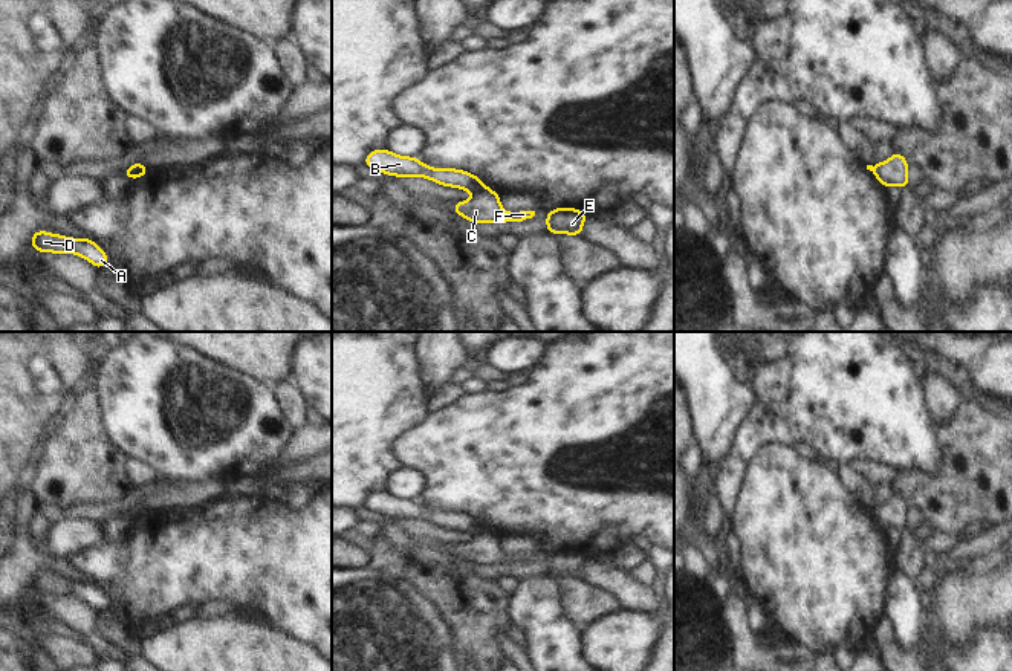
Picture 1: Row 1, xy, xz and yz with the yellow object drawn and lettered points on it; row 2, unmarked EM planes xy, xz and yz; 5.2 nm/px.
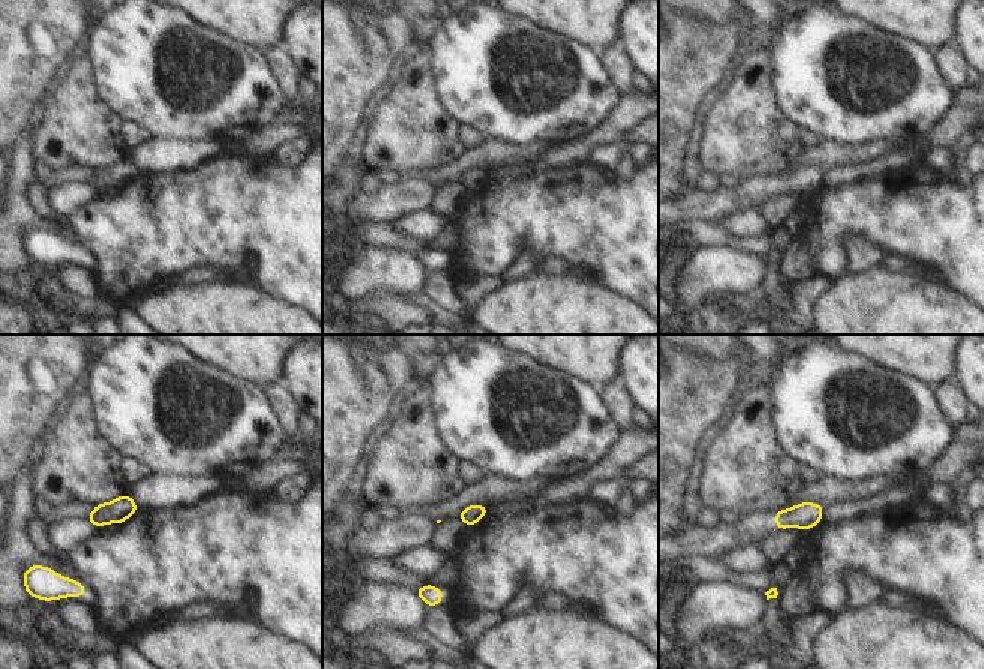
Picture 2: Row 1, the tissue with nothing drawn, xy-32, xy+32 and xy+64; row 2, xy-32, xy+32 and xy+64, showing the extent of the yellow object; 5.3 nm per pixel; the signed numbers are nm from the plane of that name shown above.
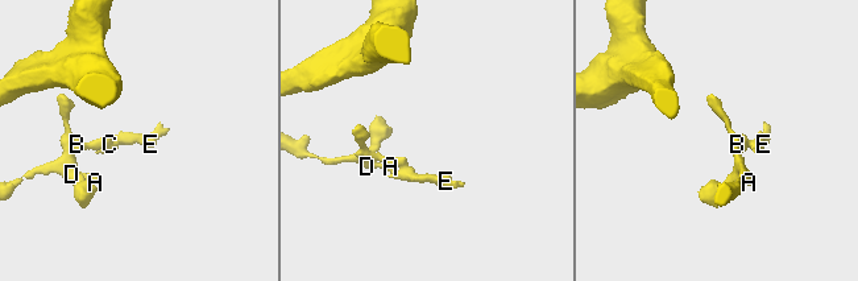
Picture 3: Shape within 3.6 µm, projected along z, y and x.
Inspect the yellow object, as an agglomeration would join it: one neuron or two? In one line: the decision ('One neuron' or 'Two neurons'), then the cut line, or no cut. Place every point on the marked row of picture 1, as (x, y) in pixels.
Two neurons. Split along xz (486, 188), (474, 194).

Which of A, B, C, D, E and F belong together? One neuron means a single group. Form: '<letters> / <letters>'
A B D / C E F

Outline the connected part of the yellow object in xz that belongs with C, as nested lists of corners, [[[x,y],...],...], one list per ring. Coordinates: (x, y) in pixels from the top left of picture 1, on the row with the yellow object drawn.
[[[486,188],[472,196],[466,202],[454,202],[452,211],[471,223],[503,223],[503,222],[524,222],[535,216],[535,211],[520,211],[520,212],[506,212],[500,206],[500,199],[495,191]]]

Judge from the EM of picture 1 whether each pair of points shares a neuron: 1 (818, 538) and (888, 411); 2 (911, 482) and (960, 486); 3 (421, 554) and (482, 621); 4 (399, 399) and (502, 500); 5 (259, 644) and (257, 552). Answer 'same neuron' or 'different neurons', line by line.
1: different neurons
2: same neuron
3: same neuron
4: different neurons
5: different neurons

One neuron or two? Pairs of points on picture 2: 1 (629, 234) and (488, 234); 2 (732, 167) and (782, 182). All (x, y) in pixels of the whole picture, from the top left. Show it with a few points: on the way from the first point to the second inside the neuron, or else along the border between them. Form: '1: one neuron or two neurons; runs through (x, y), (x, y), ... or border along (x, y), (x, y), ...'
1: one neuron; runs through (594, 231), (522, 231)
2: two neurons; border along (770, 176), (752, 176), (738, 180)

